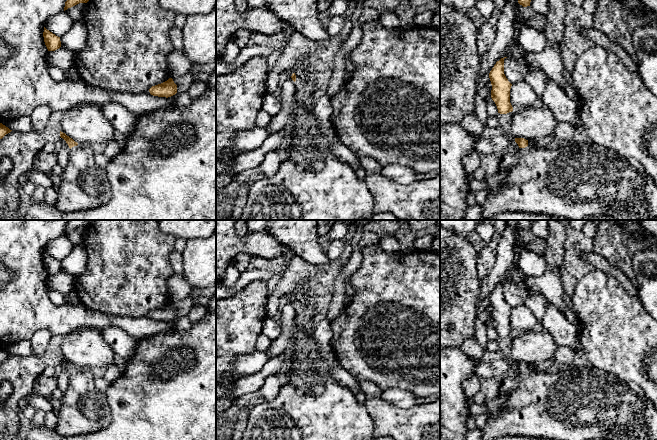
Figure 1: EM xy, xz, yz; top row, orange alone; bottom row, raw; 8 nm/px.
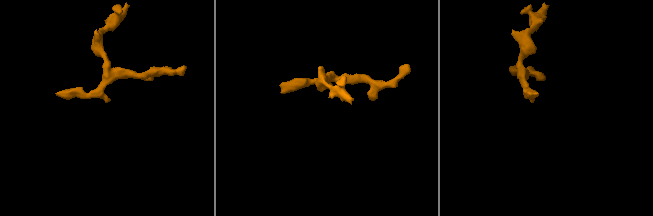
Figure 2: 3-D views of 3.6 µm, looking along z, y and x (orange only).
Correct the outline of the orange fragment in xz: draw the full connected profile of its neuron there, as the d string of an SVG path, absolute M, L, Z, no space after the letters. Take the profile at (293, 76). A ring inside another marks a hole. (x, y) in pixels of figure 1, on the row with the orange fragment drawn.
M307 68L301 75L293 73L291 78L295 82L295 104L281 150L283 158L294 160L303 169L320 169L323 150L327 148L356 171L360 166L359 157L339 140L332 144L324 140L318 121L308 108L313 93L320 86L313 69Z

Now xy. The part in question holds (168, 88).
M169 78L167 81L152 86L149 89L149 92L153 96L158 96L158 97L171 97L177 93L177 85L174 83L172 78Z

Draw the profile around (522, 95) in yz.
M524 80L512 84L510 103L513 109L529 108L539 103L539 97L533 88Z

